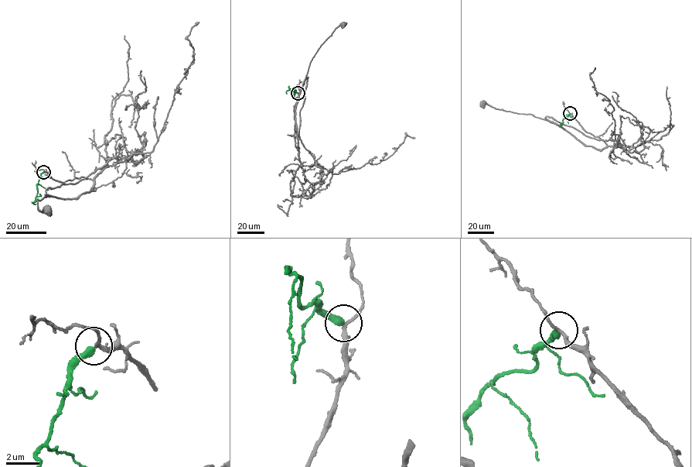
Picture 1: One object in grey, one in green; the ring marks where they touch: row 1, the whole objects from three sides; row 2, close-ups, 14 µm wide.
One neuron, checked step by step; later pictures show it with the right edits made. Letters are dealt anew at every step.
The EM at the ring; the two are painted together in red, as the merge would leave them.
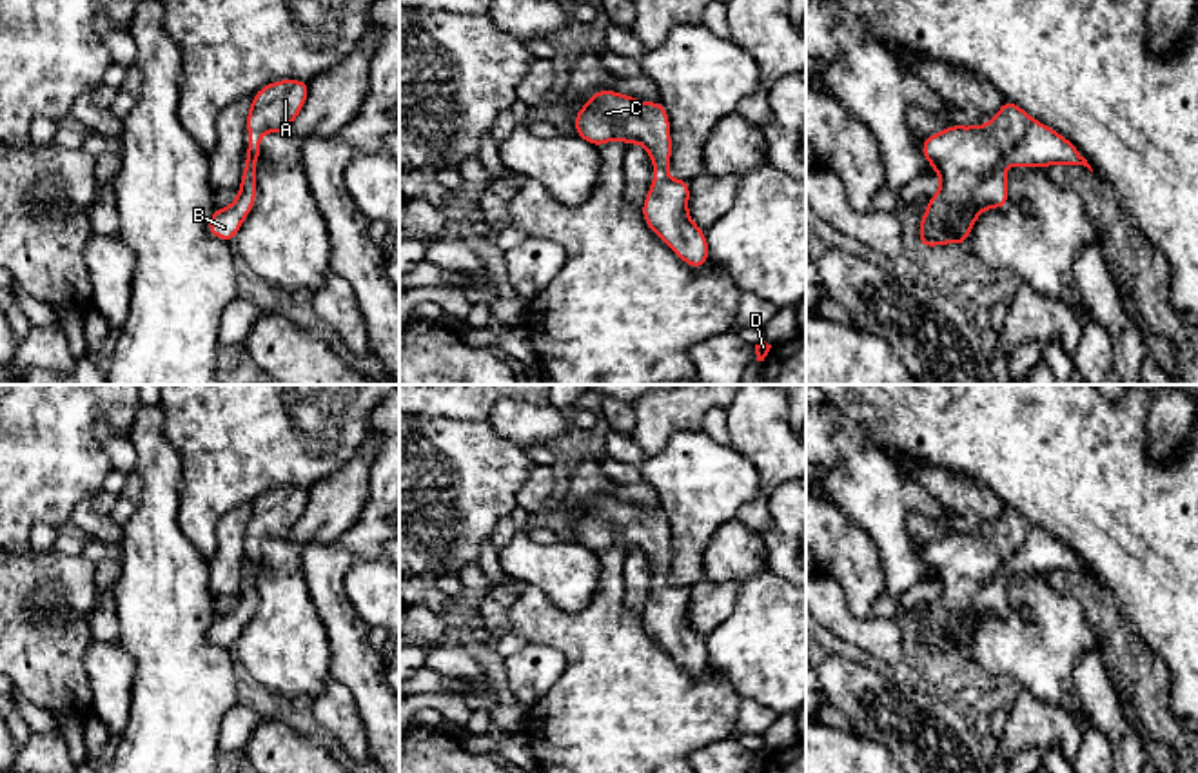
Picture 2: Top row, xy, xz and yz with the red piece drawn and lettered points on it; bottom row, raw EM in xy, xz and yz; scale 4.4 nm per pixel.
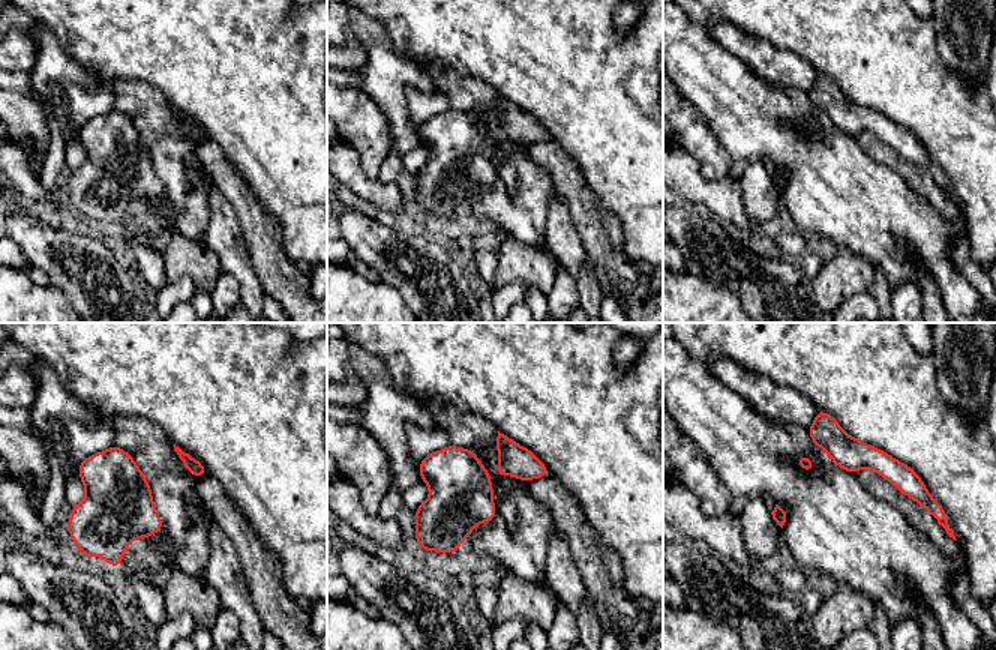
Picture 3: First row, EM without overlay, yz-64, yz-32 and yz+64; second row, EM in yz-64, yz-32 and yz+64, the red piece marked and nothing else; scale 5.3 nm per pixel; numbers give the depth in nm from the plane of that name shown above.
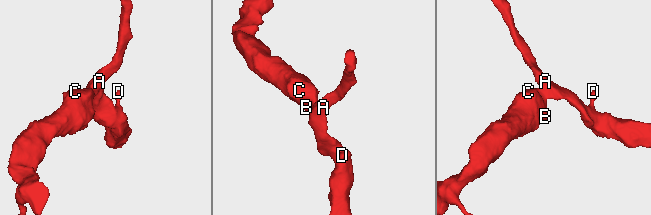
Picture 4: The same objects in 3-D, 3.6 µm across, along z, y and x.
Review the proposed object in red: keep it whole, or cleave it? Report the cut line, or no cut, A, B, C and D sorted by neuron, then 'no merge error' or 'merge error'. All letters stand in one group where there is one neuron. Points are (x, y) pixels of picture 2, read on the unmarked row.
no cut; A B C D; no merge error

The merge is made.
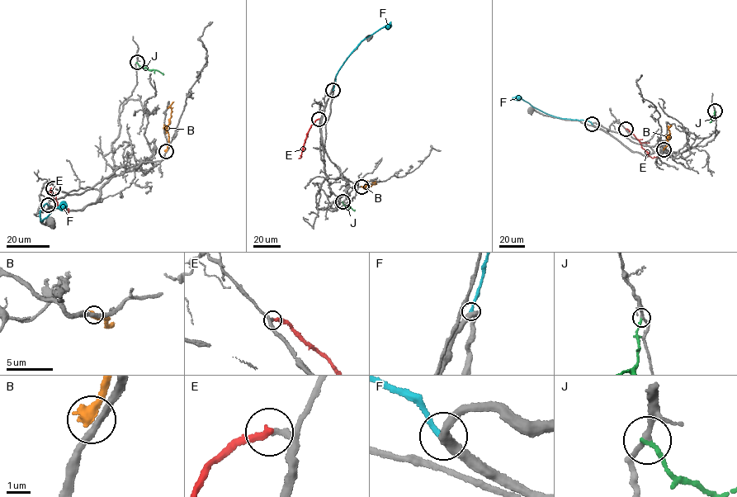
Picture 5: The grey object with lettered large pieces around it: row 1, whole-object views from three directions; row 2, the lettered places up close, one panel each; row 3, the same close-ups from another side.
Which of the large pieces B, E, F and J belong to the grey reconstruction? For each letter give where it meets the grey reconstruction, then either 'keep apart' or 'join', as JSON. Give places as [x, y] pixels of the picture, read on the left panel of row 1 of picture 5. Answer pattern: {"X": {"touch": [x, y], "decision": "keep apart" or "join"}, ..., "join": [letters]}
{"B": {"touch": [166, 151], "decision": "keep apart"}, "E": {"touch": [53, 188], "decision": "join"}, "F": {"touch": [48, 205], "decision": "keep apart"}, "J": {"touch": [137, 62], "decision": "keep apart"}, "join": ["E"]}

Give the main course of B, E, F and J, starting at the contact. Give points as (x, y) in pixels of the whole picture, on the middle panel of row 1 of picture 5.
B: (361, 186), (376, 184)
E: (318, 119), (307, 133), (301, 157), (298, 158)
F: (333, 90), (336, 74), (351, 51), (362, 40), (390, 21)
J: (342, 201), (347, 207), (355, 210)

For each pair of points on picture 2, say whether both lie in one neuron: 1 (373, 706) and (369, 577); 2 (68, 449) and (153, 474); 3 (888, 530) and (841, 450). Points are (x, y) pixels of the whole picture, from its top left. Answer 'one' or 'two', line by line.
1: two
2: two
3: one

